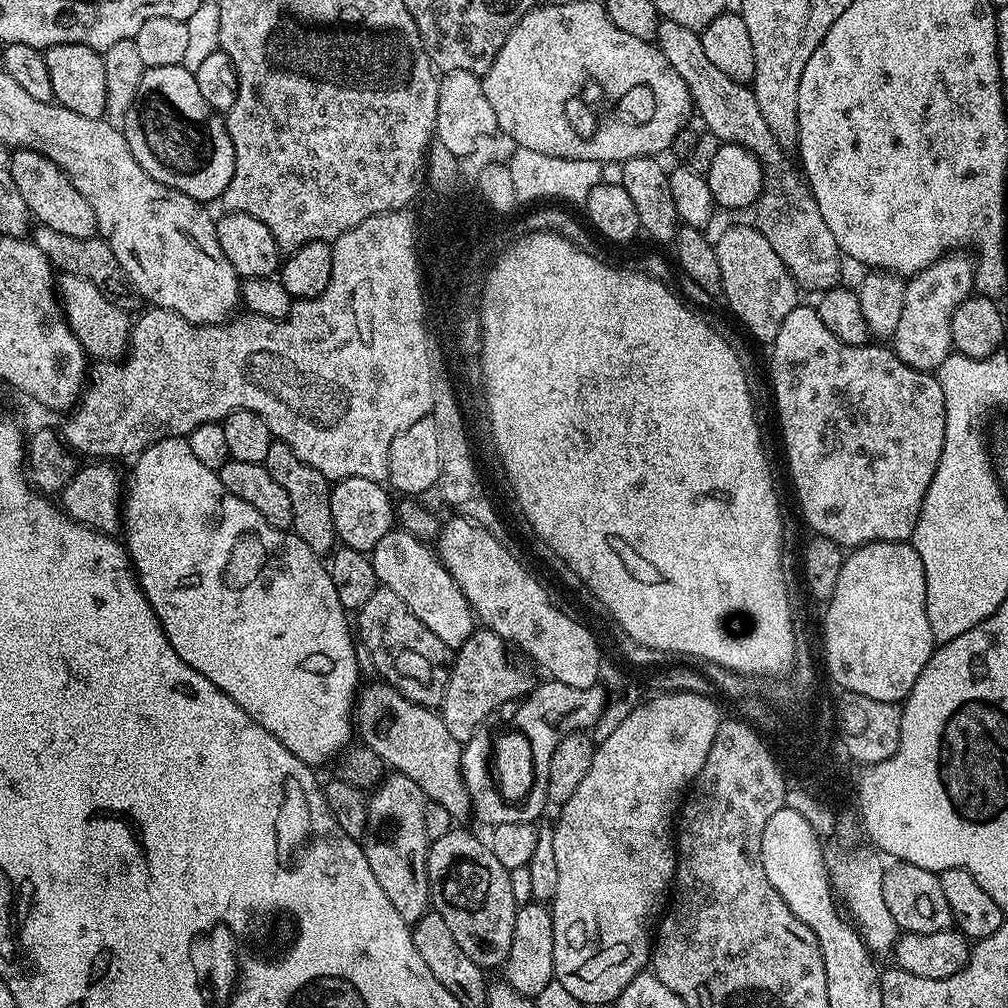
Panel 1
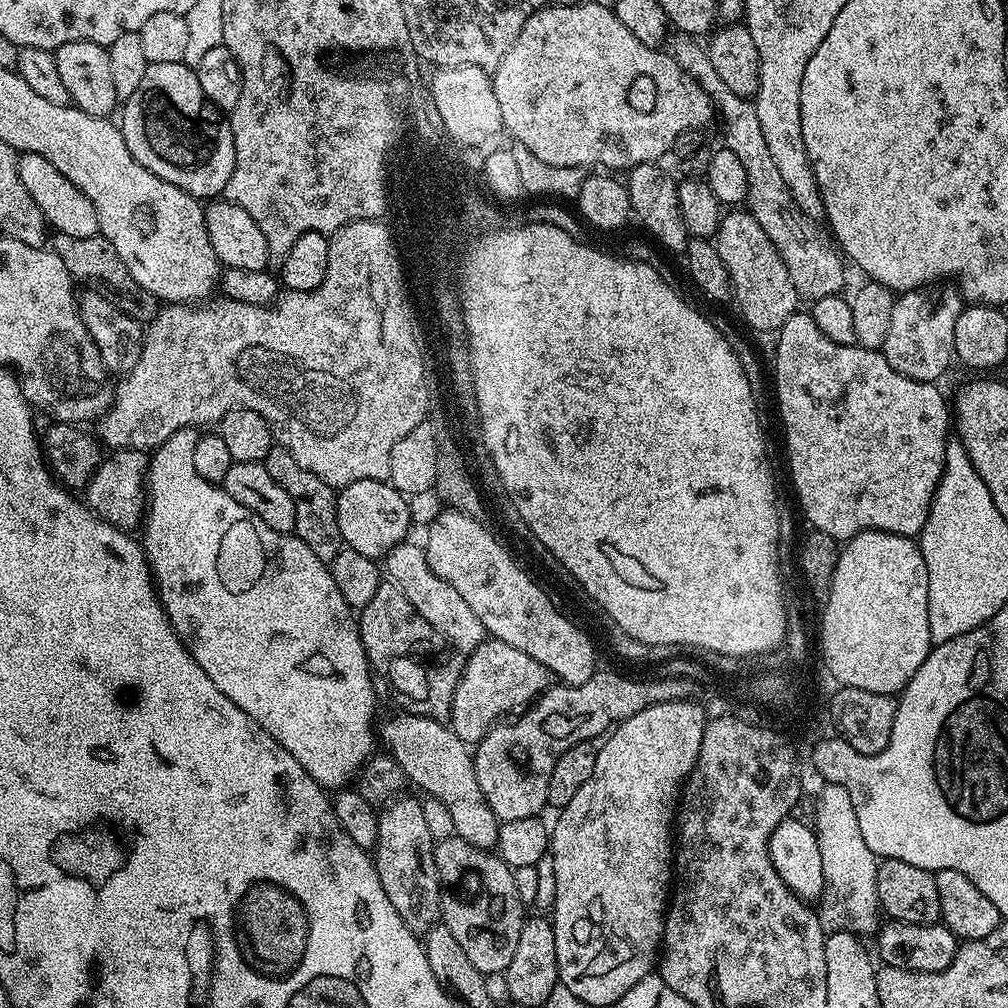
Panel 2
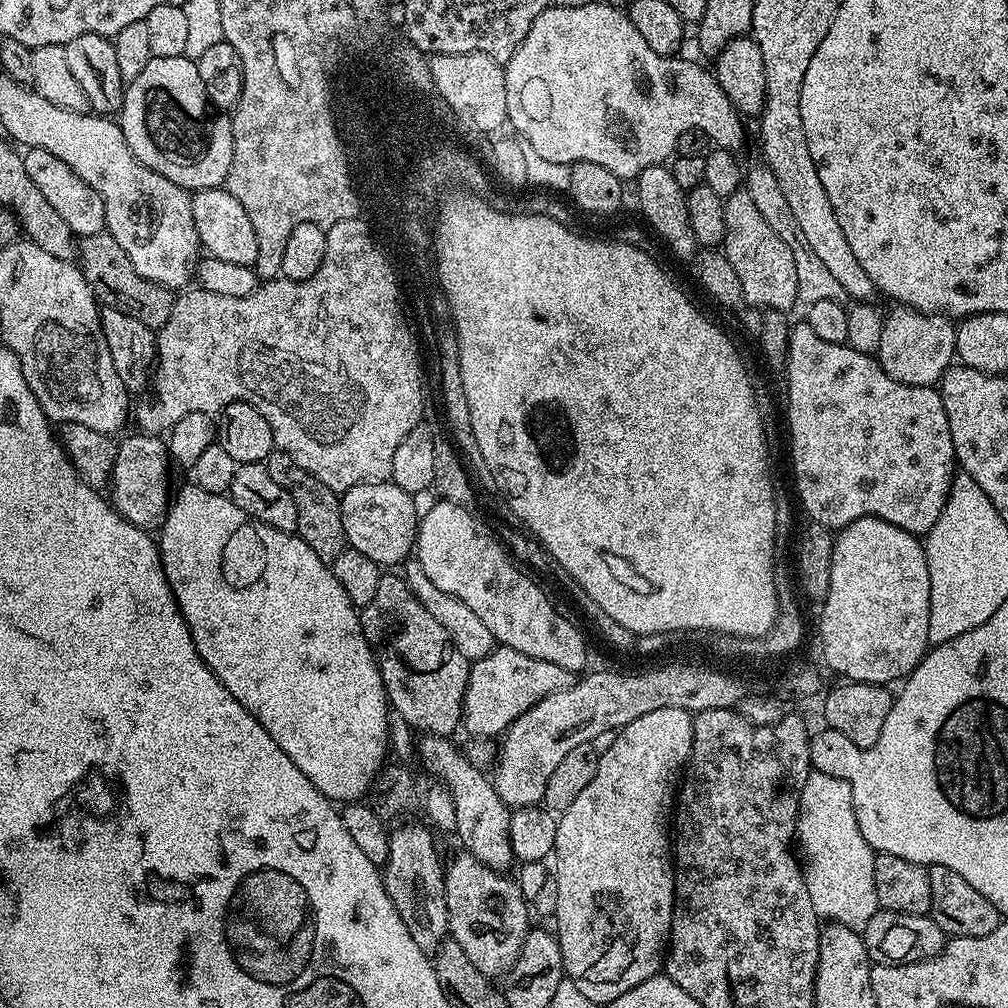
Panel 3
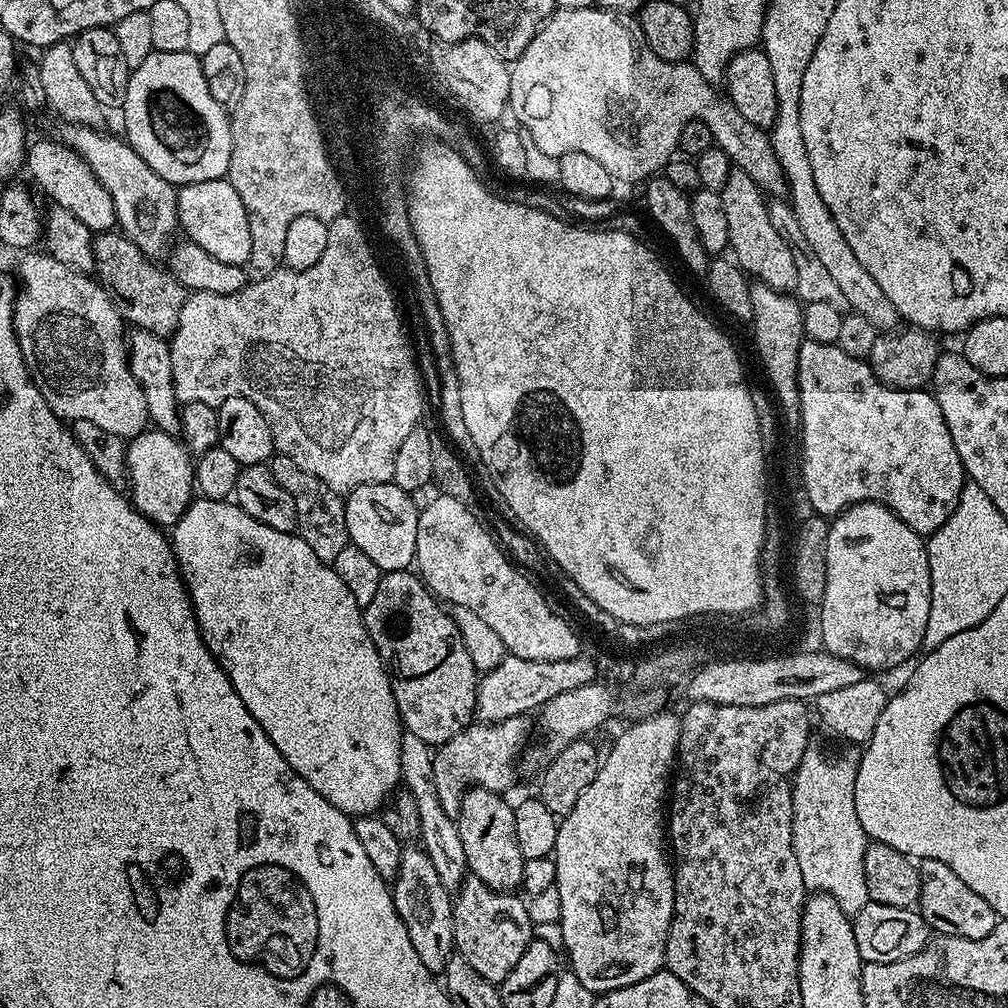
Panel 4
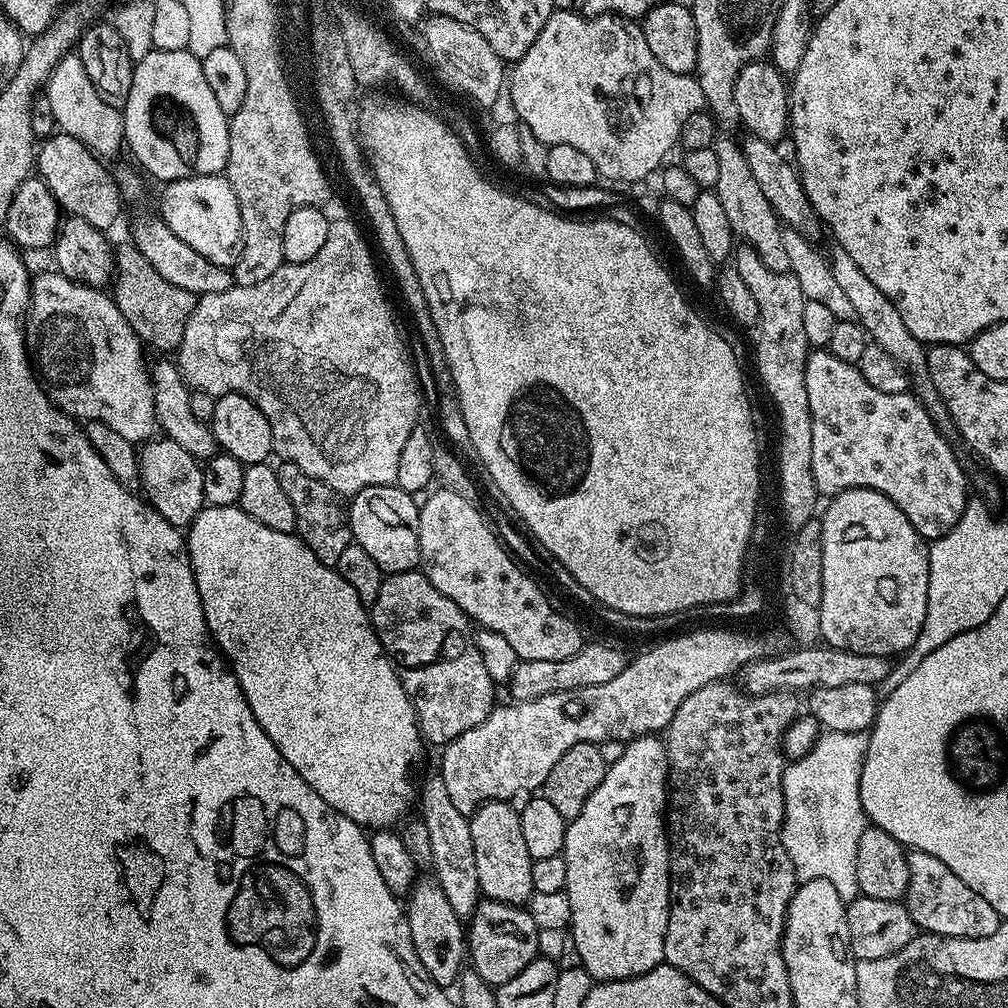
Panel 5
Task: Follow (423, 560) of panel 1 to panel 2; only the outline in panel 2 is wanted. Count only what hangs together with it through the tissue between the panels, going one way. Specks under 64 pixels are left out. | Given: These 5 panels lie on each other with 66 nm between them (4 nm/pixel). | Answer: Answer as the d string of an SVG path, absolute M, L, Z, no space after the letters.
M405 542L391 548L388 555L383 557L382 568L387 579L398 586L402 594L406 594L406 602L410 602L410 606L414 606L414 610L418 610L418 614L422 614L422 618L426 618L426 622L430 622L430 626L442 634L442 638L454 651L467 654L486 639L482 621L458 595L458 590L450 586L450 582L438 578L438 574L430 570L430 562L426 562L426 554L419 543Z

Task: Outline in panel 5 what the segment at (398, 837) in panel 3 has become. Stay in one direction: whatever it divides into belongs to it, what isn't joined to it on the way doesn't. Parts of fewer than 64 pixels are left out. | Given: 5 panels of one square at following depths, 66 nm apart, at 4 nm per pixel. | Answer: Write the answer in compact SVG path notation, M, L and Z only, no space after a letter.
M432 878L417 879L406 897L406 915L414 950L426 974L438 985L455 985L466 964L466 928L443 894L442 886Z

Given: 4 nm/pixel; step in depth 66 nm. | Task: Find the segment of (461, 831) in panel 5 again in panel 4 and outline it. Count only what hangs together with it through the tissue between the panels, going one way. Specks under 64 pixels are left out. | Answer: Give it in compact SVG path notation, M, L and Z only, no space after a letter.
M407 729L400 736L399 742L399 764L401 779L405 787L414 794L418 807L418 818L422 822L420 831L421 845L434 865L442 886L446 886L449 892L457 891L467 877L468 863L462 845L461 834L457 830L456 820L446 814L438 799L437 786L434 781L433 749L431 745L422 741L422 738L415 737Z

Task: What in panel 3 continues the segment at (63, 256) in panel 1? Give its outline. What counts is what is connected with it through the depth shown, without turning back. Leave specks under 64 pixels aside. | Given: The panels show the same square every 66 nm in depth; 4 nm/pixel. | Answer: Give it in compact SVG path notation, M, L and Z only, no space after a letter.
M107 230L83 237L78 244L78 256L79 252L78 267L84 273L86 282L92 287L92 293L101 305L122 310L122 314L138 318L138 322L153 330L160 329L166 318L170 318L174 299L173 289L164 288L158 282L152 282L138 274L138 270L130 264L126 250L122 250L122 246L114 242L114 238Z

